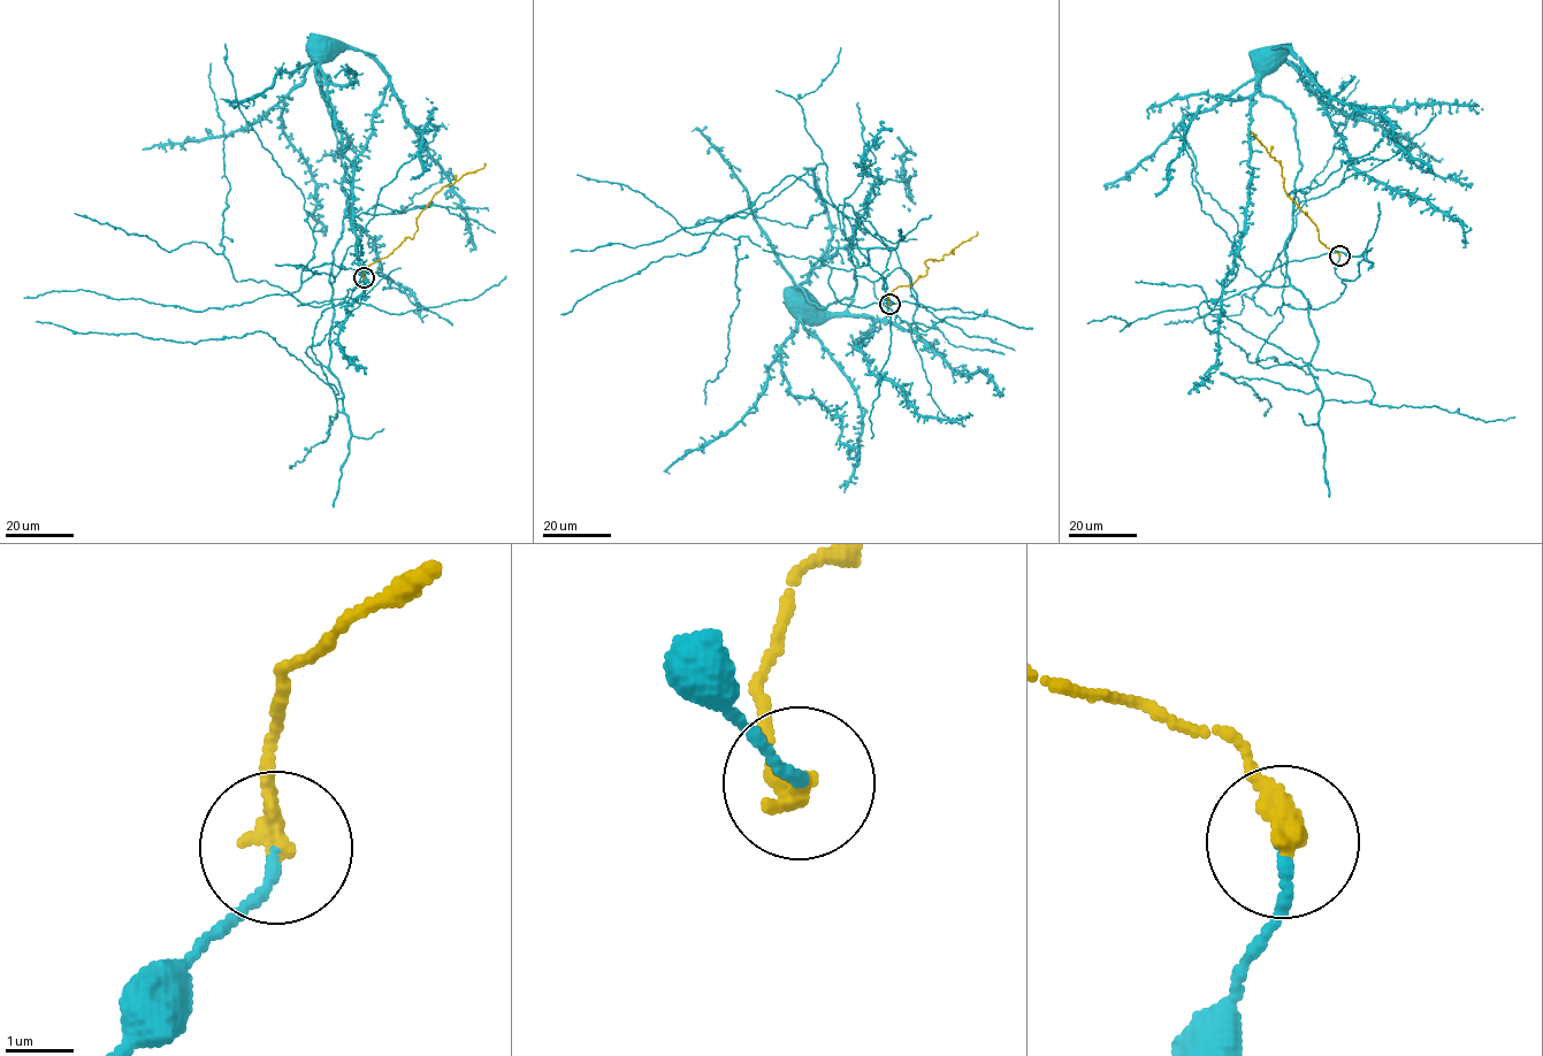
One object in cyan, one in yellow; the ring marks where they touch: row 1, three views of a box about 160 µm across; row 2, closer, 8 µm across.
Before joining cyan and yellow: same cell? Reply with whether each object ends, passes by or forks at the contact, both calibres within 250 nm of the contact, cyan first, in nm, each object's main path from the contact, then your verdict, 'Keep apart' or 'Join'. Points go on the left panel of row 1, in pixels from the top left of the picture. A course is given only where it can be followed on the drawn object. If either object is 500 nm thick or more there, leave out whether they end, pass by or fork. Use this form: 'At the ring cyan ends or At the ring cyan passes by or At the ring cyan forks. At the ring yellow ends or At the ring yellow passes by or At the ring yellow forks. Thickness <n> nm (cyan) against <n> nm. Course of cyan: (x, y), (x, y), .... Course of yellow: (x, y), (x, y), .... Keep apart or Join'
At the ring cyan ends. At the ring yellow ends. Thickness 150 nm (cyan) against 300 nm. Course of cyan: (364, 277), (350, 297), (298, 305), (330, 301), (334, 251), (351, 188), (315, 78), (316, 56), (326, 46). Course of yellow: (364, 277), (367, 266), (387, 258), (407, 237), (413, 237), (418, 215), (442, 186), (482, 168), (486, 163). Join

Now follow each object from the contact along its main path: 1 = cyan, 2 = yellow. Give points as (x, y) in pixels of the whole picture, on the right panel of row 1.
1: (1339, 255), (1341, 296), (1305, 308), (1284, 249), (1301, 167), (1296, 120), (1262, 93), (1261, 58)
2: (1339, 255), (1319, 238), (1318, 229), (1306, 213), (1286, 193), (1282, 168), (1251, 131)

